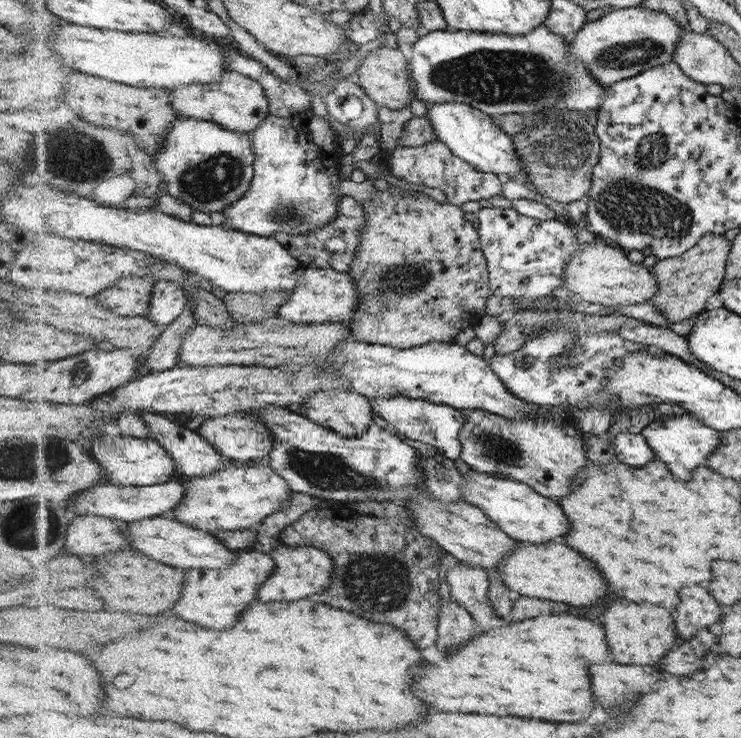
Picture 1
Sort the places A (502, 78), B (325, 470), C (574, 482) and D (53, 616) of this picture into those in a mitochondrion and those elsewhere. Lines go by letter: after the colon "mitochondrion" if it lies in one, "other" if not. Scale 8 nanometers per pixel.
A: mitochondrion
B: mitochondrion
C: other
D: other

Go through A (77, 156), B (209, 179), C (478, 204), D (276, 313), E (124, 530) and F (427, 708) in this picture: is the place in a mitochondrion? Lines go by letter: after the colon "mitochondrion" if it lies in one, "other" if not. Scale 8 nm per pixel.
A: mitochondrion
B: mitochondrion
C: other
D: other
E: other
F: other

